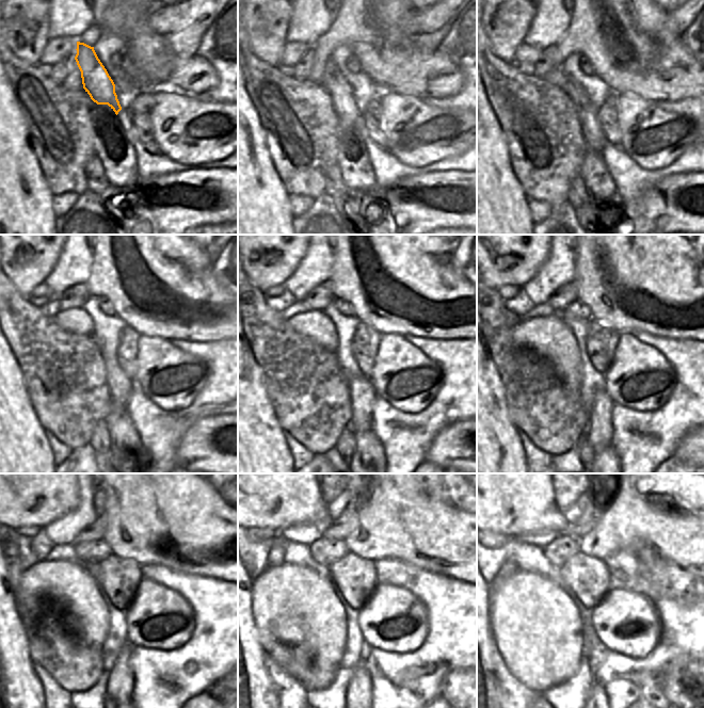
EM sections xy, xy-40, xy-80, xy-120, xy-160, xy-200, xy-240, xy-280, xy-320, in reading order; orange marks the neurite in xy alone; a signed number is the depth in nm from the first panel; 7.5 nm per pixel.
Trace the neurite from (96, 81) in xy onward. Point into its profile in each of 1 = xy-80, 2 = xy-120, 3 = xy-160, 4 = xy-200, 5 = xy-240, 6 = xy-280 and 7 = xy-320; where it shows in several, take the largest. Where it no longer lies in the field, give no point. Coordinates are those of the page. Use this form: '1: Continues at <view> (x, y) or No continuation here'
1: Continues at xy-80 (593, 134)
2: Continues at xy-120 (120, 386)
3: Continues at xy-160 (362, 393)
4: Continues at xy-200 (600, 430)
5: Continues at xy-240 (121, 685)
6: Continues at xy-280 (358, 690)
7: Continues at xy-320 (596, 690).

